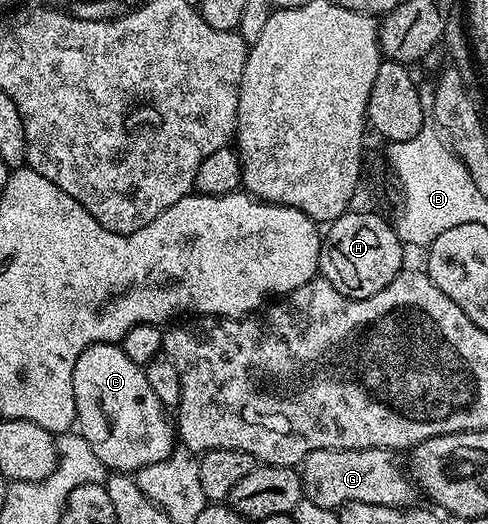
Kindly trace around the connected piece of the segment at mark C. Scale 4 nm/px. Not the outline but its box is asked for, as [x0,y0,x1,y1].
[73,342,177,474]

